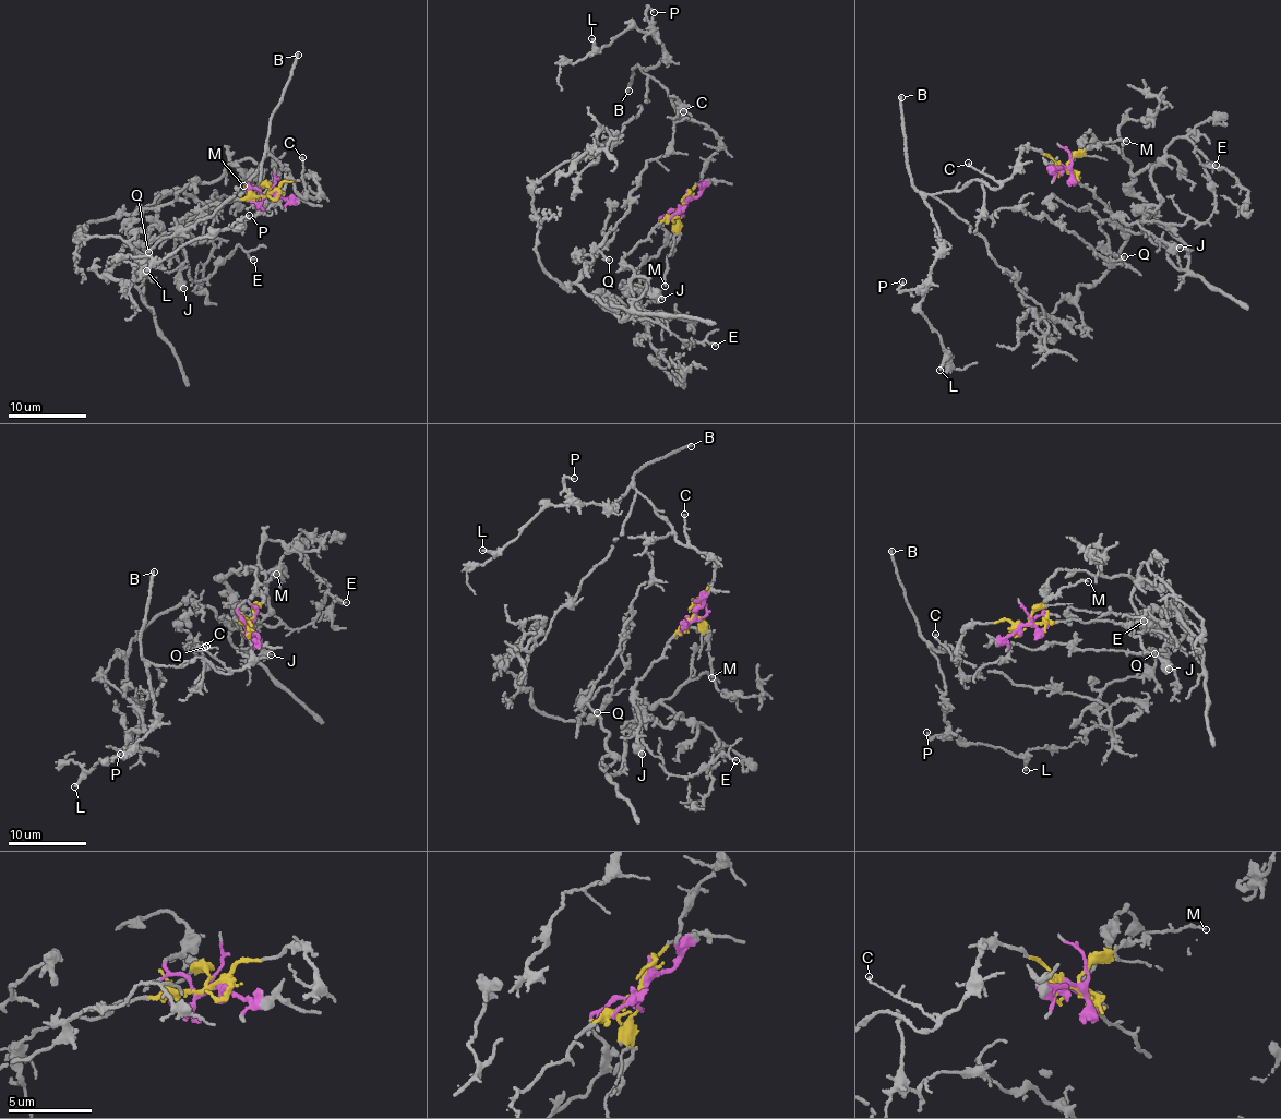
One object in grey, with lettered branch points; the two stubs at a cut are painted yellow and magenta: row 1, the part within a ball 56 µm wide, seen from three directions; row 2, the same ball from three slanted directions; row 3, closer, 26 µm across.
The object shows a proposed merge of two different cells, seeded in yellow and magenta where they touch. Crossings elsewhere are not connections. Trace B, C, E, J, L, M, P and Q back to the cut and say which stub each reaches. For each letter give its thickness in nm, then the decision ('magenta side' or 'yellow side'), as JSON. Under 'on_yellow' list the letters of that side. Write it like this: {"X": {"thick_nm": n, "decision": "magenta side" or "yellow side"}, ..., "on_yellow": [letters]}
{"B": {"thick_nm": 220, "decision": "yellow side"}, "C": {"thick_nm": 150, "decision": "yellow side"}, "E": {"thick_nm": 140, "decision": "yellow side"}, "J": {"thick_nm": 340, "decision": "yellow side"}, "L": {"thick_nm": 180, "decision": "yellow side"}, "M": {"thick_nm": 180, "decision": "yellow side"}, "P": {"thick_nm": 140, "decision": "yellow side"}, "Q": {"thick_nm": 150, "decision": "yellow side"}, "on_yellow": ["B", "C", "E", "J", "L", "M", "P", "Q"]}

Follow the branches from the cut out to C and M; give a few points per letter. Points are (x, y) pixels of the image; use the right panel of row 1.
C: (1063, 167), (1030, 148), (1020, 154), (1016, 169), (1008, 178), (1000, 181), (968, 164)
M: (1063, 167), (1097, 144), (1126, 140)

